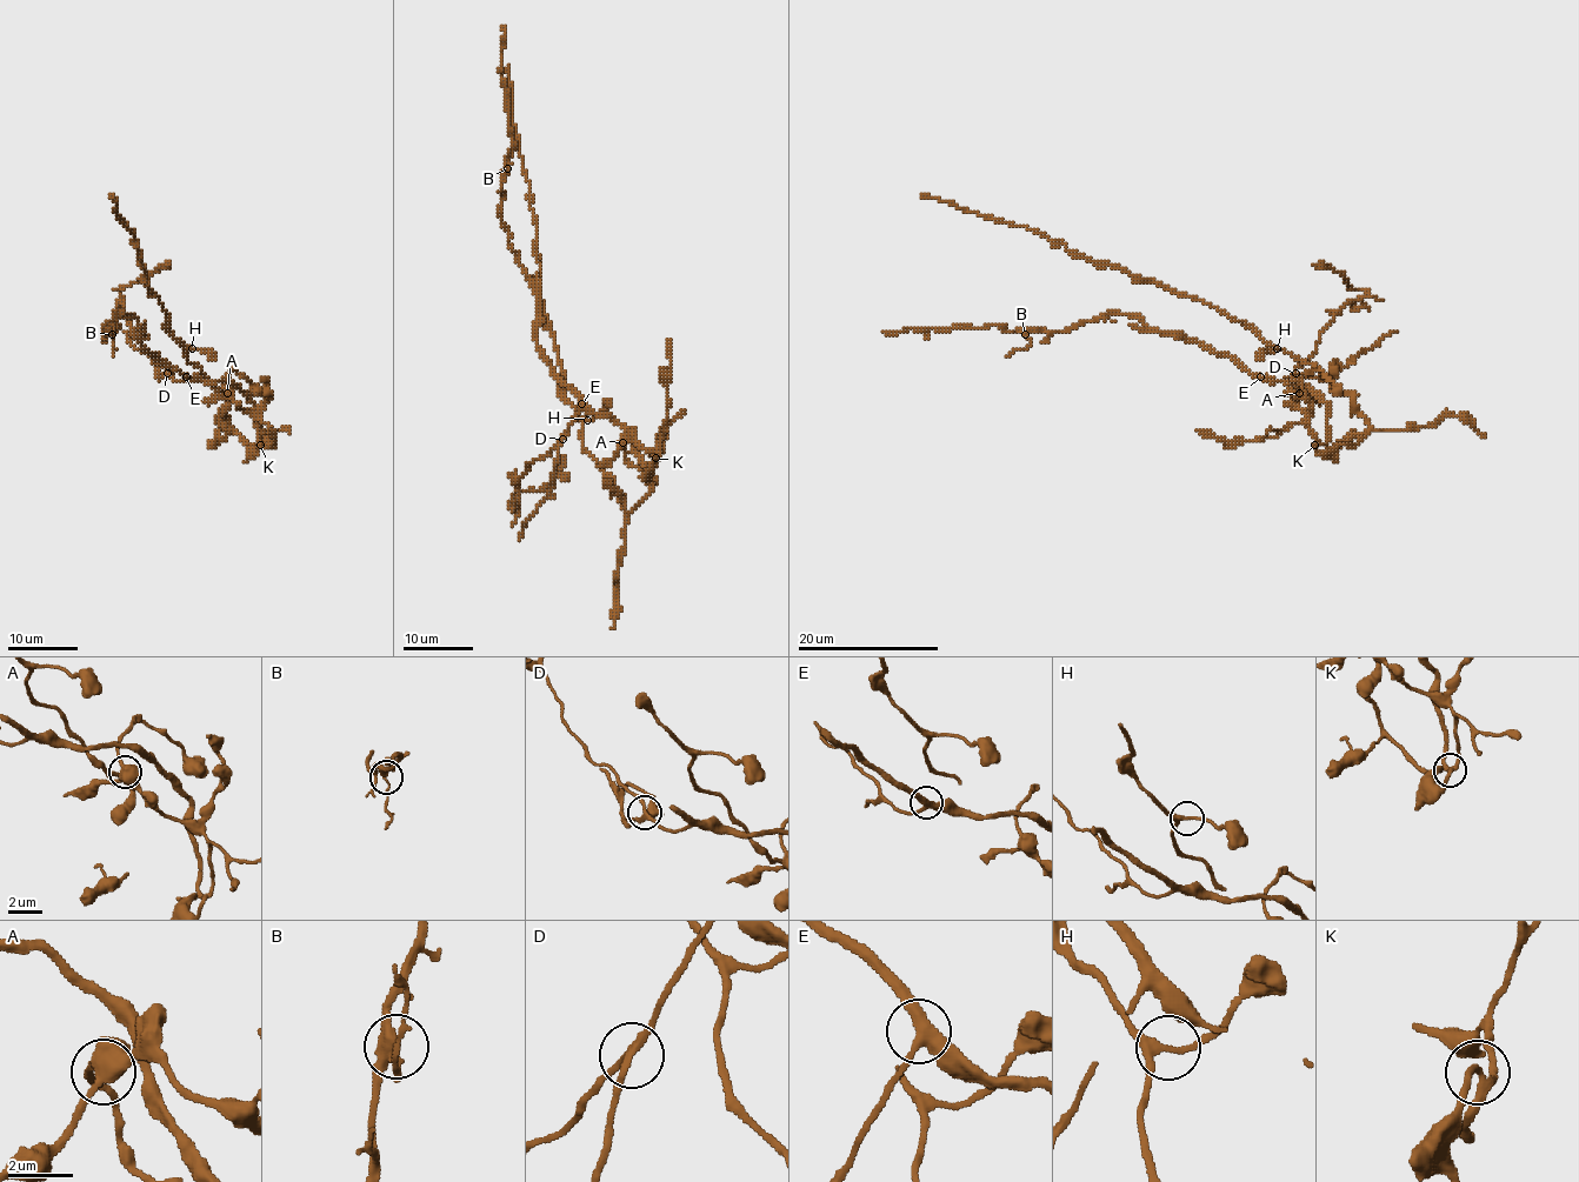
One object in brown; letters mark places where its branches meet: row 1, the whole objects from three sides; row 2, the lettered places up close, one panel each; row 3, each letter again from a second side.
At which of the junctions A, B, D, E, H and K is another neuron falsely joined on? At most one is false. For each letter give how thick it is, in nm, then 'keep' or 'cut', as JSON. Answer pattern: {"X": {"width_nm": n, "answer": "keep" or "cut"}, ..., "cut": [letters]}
{"A": {"width_nm": 440, "answer": "keep"}, "B": {"width_nm": 320, "answer": "keep"}, "D": {"width_nm": 220, "answer": "keep"}, "E": {"width_nm": 360, "answer": "keep"}, "H": {"width_nm": 220, "answer": "keep"}, "K": {"width_nm": 220, "answer": "keep"}, "cut": []}

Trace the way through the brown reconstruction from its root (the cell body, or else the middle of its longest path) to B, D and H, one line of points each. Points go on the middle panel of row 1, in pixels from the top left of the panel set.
B: (648, 478), (655, 460), (654, 473), (631, 438), (598, 416), (538, 346), (538, 294), (500, 219), (507, 168)
D: (648, 478), (655, 460), (654, 473), (631, 438), (608, 416), (581, 407), (563, 439)
H: (648, 478), (651, 492), (627, 513), (623, 505), (624, 498), (584, 446), (581, 427), (587, 420)

